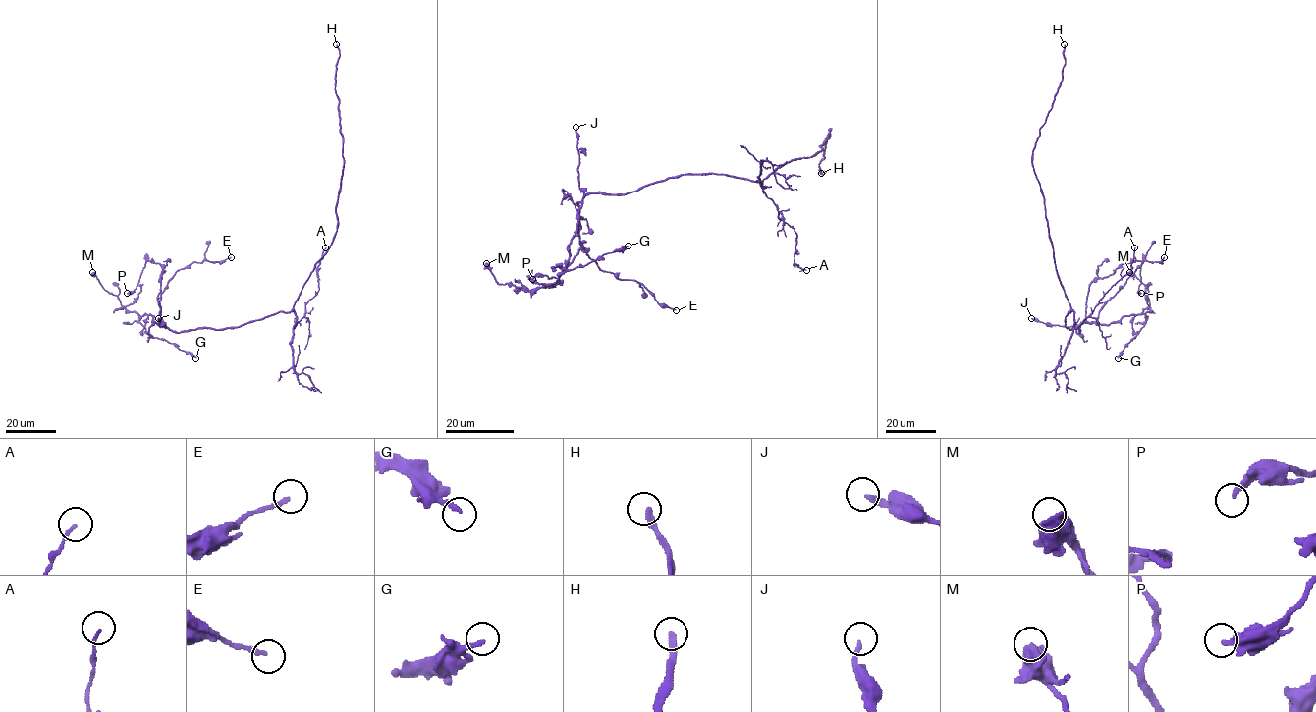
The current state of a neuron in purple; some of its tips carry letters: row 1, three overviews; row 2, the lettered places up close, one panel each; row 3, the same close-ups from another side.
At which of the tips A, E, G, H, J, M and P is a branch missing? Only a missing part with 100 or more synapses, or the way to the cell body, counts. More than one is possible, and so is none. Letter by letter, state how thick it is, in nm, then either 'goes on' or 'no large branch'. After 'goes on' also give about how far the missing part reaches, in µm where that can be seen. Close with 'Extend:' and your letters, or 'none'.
A: calibre 110 nm; no large branch
E: calibre 180 nm; no large branch
G: calibre 190 nm; no large branch
H: calibre 280 nm; goes on; missing 80 µm
J: calibre 180 nm; no large branch
M: calibre 600 nm; no large branch
P: calibre 200 nm; no large branch
Extend: H

